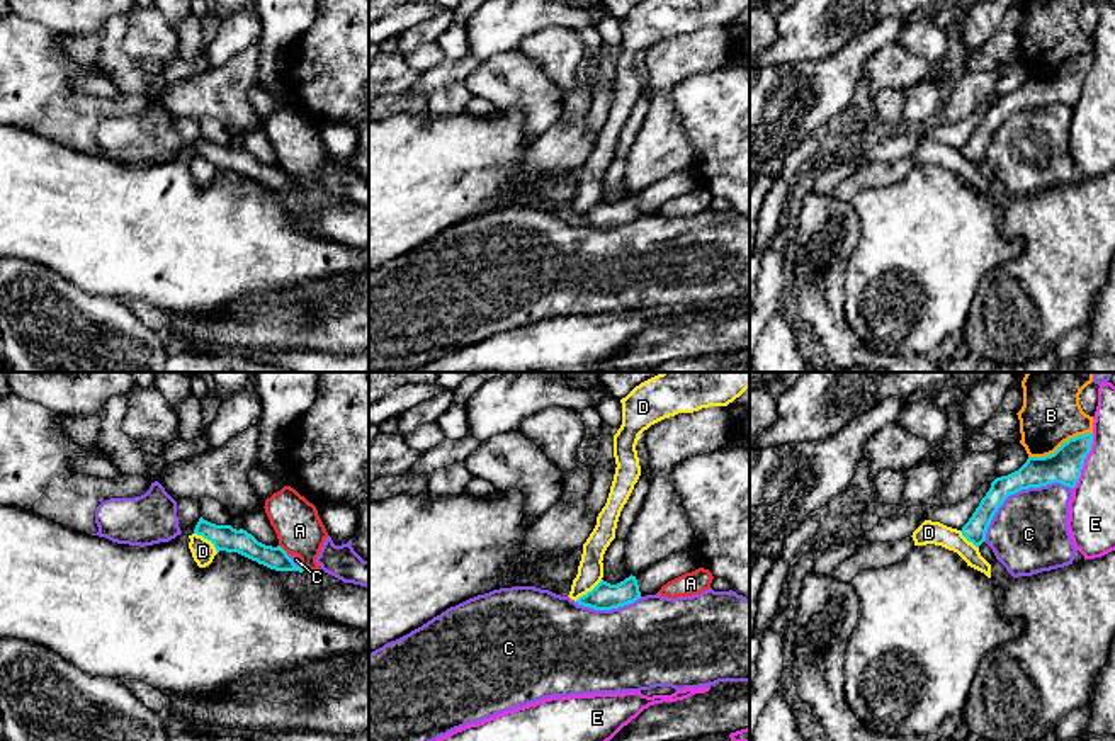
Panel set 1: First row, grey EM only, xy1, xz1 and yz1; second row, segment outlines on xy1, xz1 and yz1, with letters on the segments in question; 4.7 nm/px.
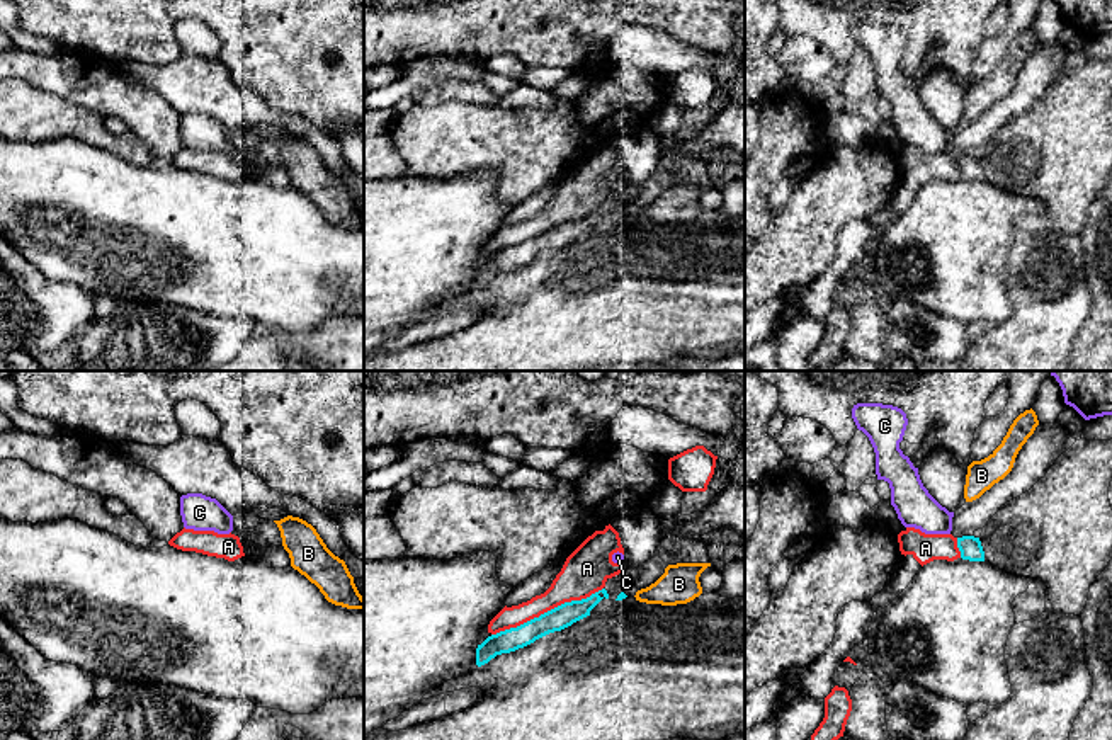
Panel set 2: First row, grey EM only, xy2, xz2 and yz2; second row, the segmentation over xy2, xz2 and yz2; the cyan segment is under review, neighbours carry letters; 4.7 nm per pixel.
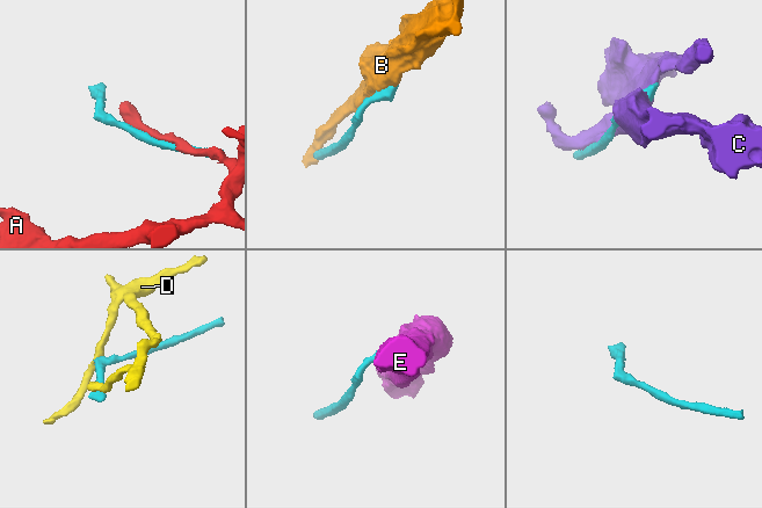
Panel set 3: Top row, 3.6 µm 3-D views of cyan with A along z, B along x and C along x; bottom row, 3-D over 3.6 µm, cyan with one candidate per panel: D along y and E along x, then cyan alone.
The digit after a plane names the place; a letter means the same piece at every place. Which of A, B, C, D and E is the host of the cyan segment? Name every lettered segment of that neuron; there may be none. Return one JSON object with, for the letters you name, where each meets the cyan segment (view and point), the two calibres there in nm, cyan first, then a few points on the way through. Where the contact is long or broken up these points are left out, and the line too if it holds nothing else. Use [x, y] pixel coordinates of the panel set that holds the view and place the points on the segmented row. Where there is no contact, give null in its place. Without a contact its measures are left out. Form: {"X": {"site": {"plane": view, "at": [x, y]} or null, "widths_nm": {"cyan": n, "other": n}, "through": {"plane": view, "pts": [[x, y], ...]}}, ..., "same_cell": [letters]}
{"same_cell": []}

